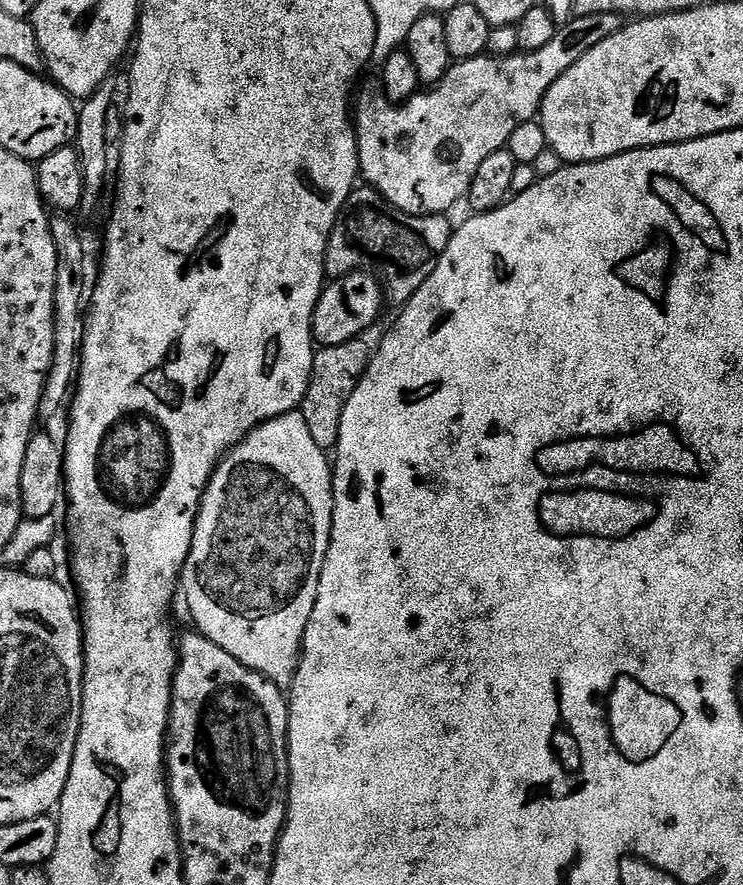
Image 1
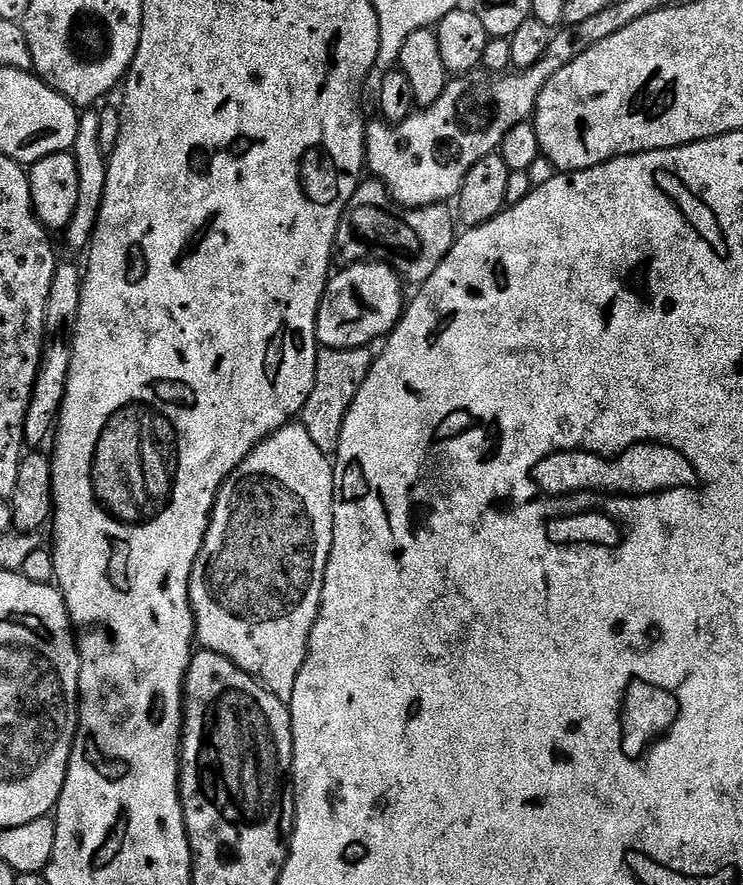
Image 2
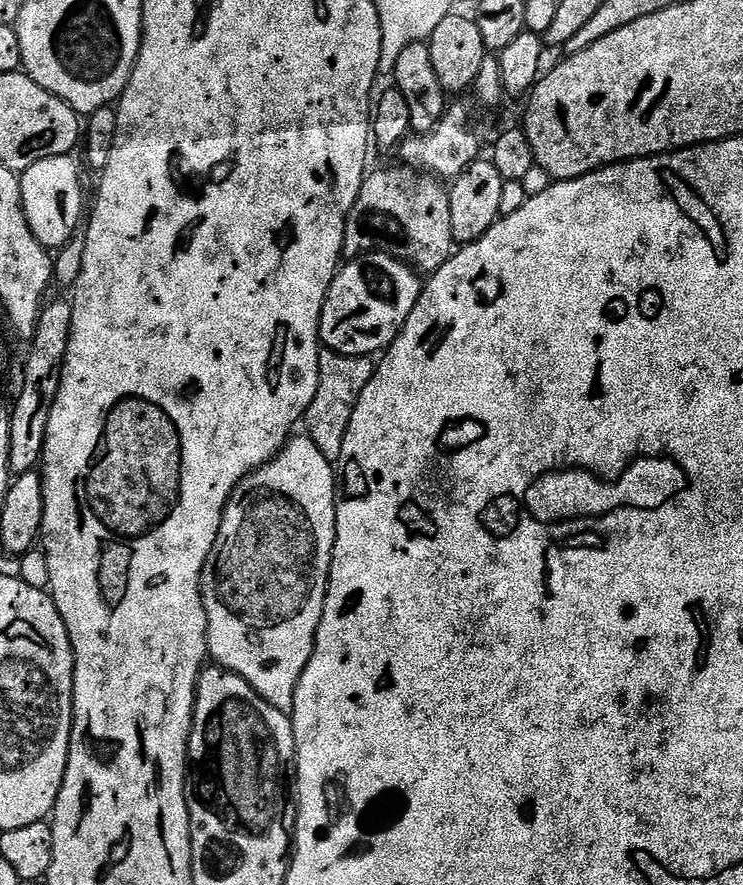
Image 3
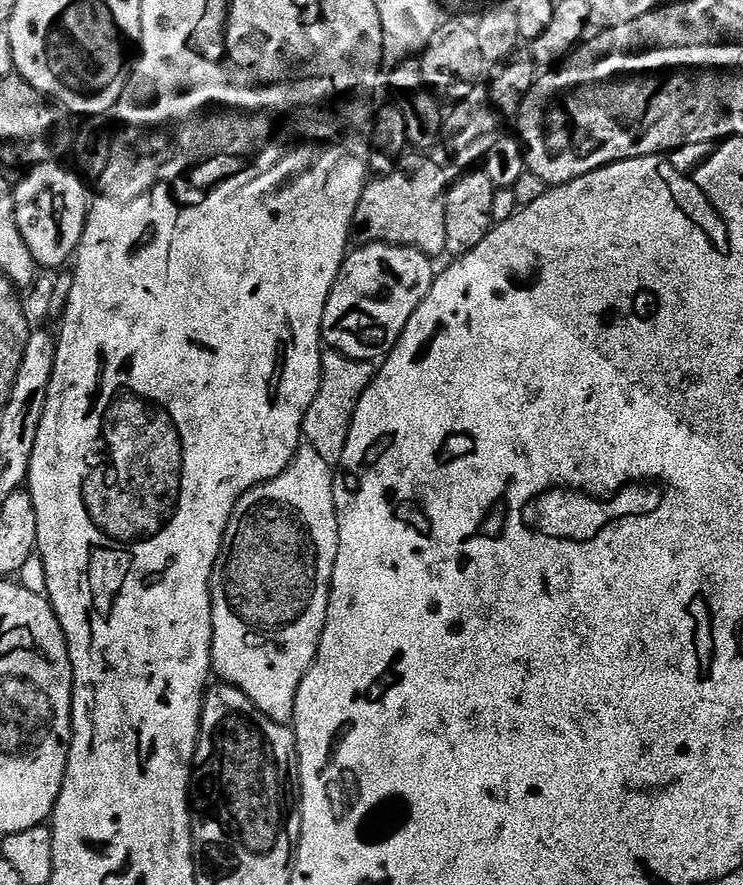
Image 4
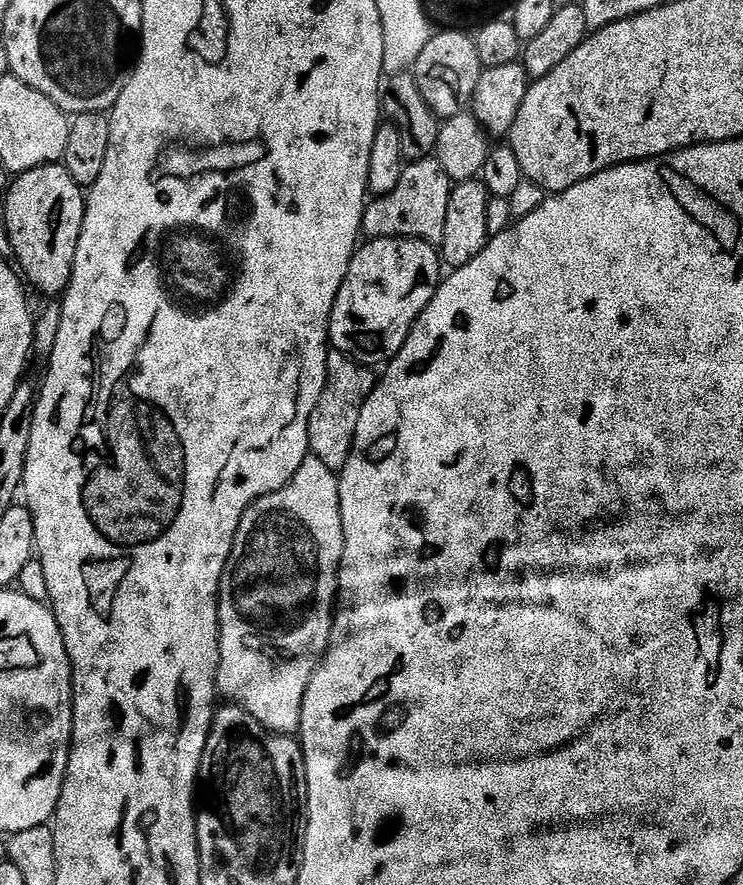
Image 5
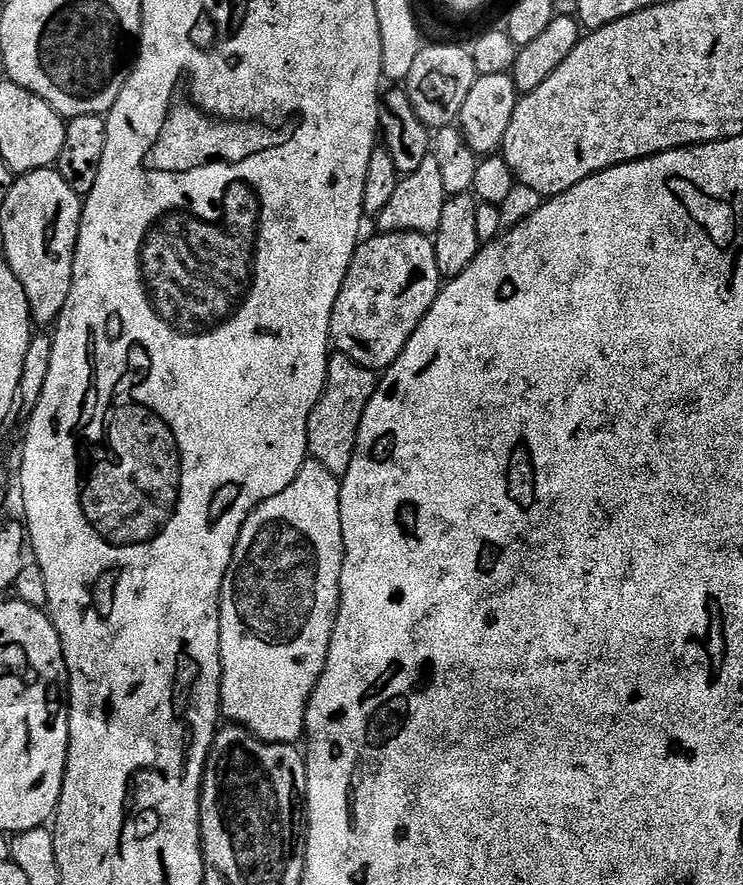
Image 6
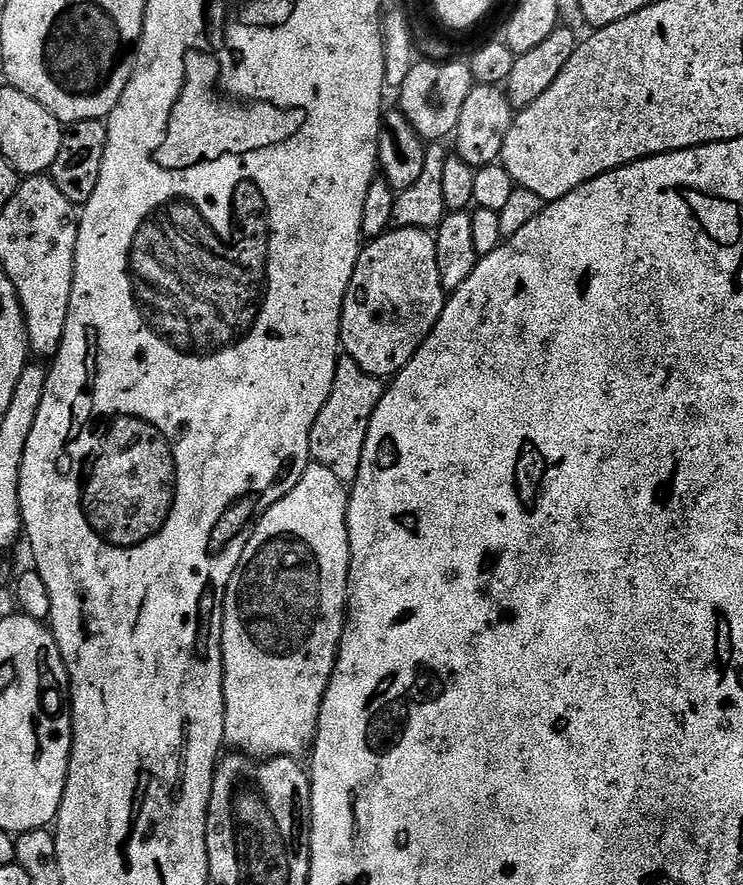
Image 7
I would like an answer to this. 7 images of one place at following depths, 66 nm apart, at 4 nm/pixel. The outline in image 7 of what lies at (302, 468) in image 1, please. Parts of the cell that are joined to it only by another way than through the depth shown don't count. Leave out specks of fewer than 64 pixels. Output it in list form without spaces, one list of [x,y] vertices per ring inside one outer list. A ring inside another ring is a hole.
[[[309,463],[298,486],[259,513],[224,595],[224,739],[253,758],[300,758],[311,749],[322,698],[328,689],[348,611],[349,489],[326,466]]]

